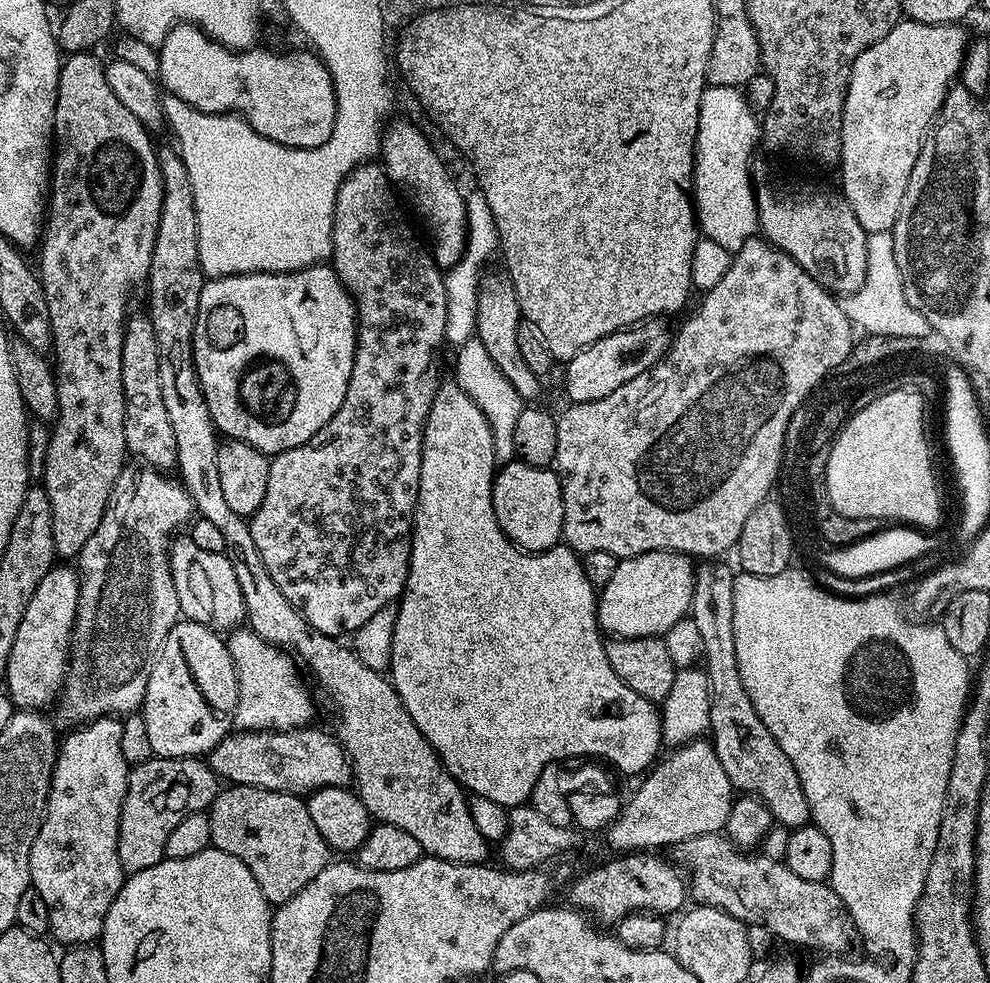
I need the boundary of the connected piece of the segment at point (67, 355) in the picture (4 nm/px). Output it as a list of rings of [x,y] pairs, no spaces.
[[[91,51],[78,52],[69,55],[67,59],[61,63],[60,77],[58,78],[58,94],[56,95],[56,109],[54,110],[54,122],[52,123],[54,129],[54,159],[50,165],[50,195],[46,205],[46,223],[42,229],[42,243],[39,245],[38,253],[40,252],[40,268],[38,264],[38,275],[40,278],[40,285],[46,294],[46,307],[50,310],[50,330],[52,331],[52,351],[51,355],[54,357],[54,373],[56,376],[56,390],[58,392],[58,410],[56,411],[56,418],[51,425],[52,437],[48,440],[48,449],[44,452],[44,480],[42,486],[46,490],[46,498],[50,498],[50,514],[52,515],[52,525],[54,526],[54,550],[57,557],[64,558],[64,556],[72,556],[72,558],[79,557],[82,546],[86,546],[86,542],[90,542],[90,534],[94,534],[94,530],[98,530],[98,522],[102,522],[102,514],[108,509],[108,499],[114,490],[114,482],[118,482],[120,471],[126,467],[126,453],[128,447],[126,446],[126,434],[124,433],[124,391],[122,390],[122,342],[124,341],[124,324],[130,315],[128,303],[132,300],[132,295],[136,291],[143,289],[148,283],[148,275],[150,274],[150,266],[154,258],[154,238],[158,234],[158,218],[162,212],[162,178],[160,177],[160,167],[156,161],[158,155],[157,149],[152,149],[152,140],[150,137],[149,129],[145,128],[142,122],[138,122],[138,118],[134,118],[134,114],[130,114],[130,110],[126,110],[126,106],[122,106],[122,102],[118,102],[118,98],[114,95],[114,90],[110,90],[110,86],[106,82],[106,74],[104,73],[105,61],[99,60],[94,56]]]

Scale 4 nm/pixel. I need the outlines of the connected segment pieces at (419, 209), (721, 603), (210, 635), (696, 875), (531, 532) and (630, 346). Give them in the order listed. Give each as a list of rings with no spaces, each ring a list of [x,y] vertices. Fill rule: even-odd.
[[[394,120],[383,129],[380,137],[379,159],[383,170],[406,204],[408,199],[407,207],[412,207],[420,215],[420,220],[428,231],[427,239],[430,241],[430,251],[436,259],[436,265],[441,270],[450,269],[463,258],[464,249],[468,247],[468,215],[464,205],[466,197],[460,192],[438,152],[436,157],[423,130],[408,120]]]
[[[704,562],[696,568],[690,609],[691,620],[702,633],[702,668],[708,673],[710,743],[737,793],[757,796],[779,827],[803,828],[810,817],[802,782],[798,782],[798,770],[794,770],[774,734],[766,730],[754,710],[754,702],[750,702],[750,694],[746,694],[746,686],[742,686],[738,656],[734,654],[734,572],[720,563],[724,562]]]
[[[181,619],[152,662],[142,715],[156,758],[204,758],[233,731],[238,678],[225,637],[214,628]]]
[[[718,832],[684,840],[675,845],[674,852],[677,856],[675,859],[686,869],[690,896],[697,905],[708,904],[738,918],[753,929],[765,928],[770,935],[788,944],[797,944],[800,948],[817,948],[820,952],[832,952],[828,954],[844,954],[852,940],[854,944],[852,919],[831,883],[822,880],[806,882],[806,878],[798,878],[798,874],[794,874],[794,870],[790,870],[783,862],[771,860],[762,854],[745,854],[727,835]]]
[[[515,458],[501,463],[492,478],[492,505],[498,526],[522,552],[551,552],[564,535],[560,477],[551,467],[539,468]]]
[[[653,318],[643,321],[631,328],[624,328],[620,332],[614,334],[606,334],[602,338],[598,338],[598,342],[586,345],[578,354],[574,354],[574,358],[567,361],[564,372],[564,388],[568,391],[568,400],[574,404],[582,402],[590,402],[598,398],[606,398],[606,394],[614,394],[614,390],[618,390],[618,386],[622,386],[626,382],[630,382],[630,378],[638,378],[638,374],[642,374],[646,370],[653,368],[658,361],[664,359],[664,353],[670,347],[670,332],[668,336],[667,319]]]

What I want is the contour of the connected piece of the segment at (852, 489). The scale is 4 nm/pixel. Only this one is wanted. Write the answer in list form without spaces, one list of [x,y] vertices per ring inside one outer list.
[[[907,388],[894,389],[890,393],[882,394],[875,398],[864,409],[858,410],[844,425],[844,429],[836,435],[836,440],[830,450],[830,458],[826,466],[827,497],[833,507],[844,516],[850,518],[878,518],[885,522],[903,522],[908,526],[915,526],[920,530],[932,530],[932,527],[940,520],[940,492],[936,489],[936,476],[932,473],[932,456],[928,453],[928,440],[924,437],[924,403],[925,397],[918,391]]]

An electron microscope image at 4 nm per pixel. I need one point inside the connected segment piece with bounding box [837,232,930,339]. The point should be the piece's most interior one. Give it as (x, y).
(880, 307)

